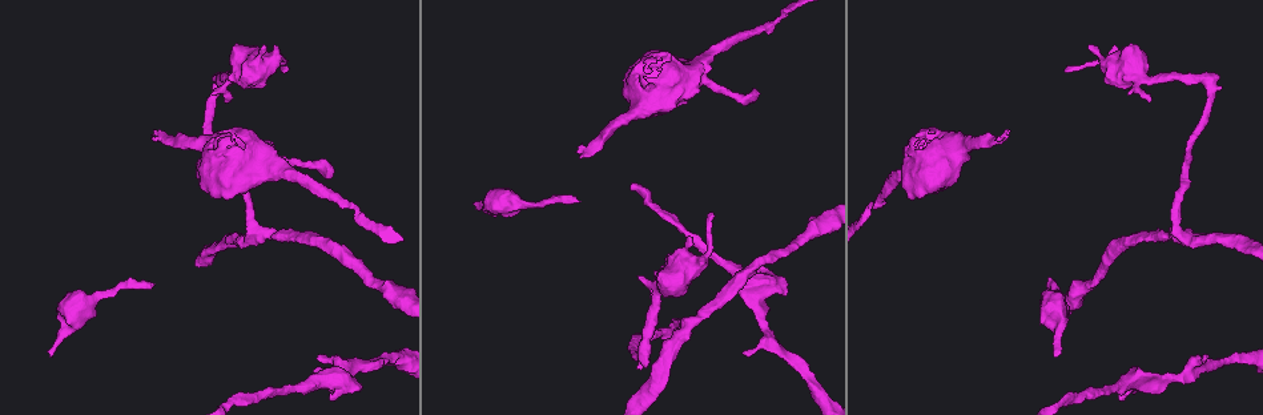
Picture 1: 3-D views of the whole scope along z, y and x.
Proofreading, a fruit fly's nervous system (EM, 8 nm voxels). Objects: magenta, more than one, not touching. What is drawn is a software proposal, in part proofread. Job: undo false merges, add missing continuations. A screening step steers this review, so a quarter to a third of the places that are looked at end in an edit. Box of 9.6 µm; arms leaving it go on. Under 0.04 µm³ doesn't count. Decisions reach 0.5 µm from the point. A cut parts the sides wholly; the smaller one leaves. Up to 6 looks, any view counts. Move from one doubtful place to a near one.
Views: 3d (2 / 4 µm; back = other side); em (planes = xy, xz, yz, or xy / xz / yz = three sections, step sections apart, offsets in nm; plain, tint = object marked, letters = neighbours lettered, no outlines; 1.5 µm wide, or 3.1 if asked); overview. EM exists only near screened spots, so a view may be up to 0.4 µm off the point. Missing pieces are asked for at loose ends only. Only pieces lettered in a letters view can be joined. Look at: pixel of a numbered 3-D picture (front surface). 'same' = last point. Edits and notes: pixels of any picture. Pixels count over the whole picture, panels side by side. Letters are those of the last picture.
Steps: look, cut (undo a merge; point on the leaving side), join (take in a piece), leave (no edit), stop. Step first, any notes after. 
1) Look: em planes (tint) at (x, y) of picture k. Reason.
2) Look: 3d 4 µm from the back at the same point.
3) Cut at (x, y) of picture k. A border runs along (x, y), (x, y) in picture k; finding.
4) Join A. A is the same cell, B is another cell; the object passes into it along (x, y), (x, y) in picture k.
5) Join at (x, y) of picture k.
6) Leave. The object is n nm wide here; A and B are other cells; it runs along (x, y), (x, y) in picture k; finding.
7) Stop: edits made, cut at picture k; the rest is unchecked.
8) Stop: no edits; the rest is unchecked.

Look: 3d 2 µm at (155, 130) of picture 1. Branch stops here.

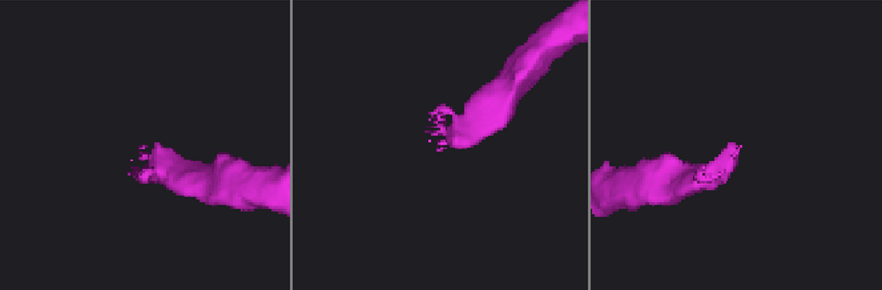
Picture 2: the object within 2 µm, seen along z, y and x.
Look: em planes (letters) at (739, 147) of picture 2.

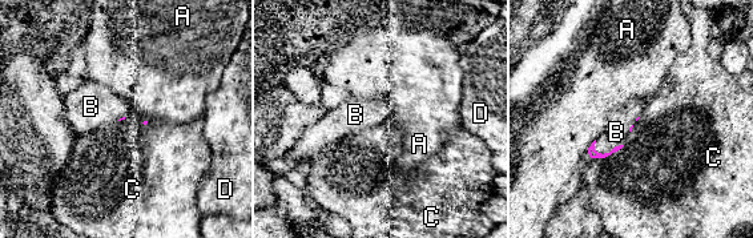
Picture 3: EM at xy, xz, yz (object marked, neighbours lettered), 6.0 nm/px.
Join B. B is the same cell, A, C and D are other cells; the cell continues.

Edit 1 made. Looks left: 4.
Look: 3d 4 µm at (644, 100) of picture 1.

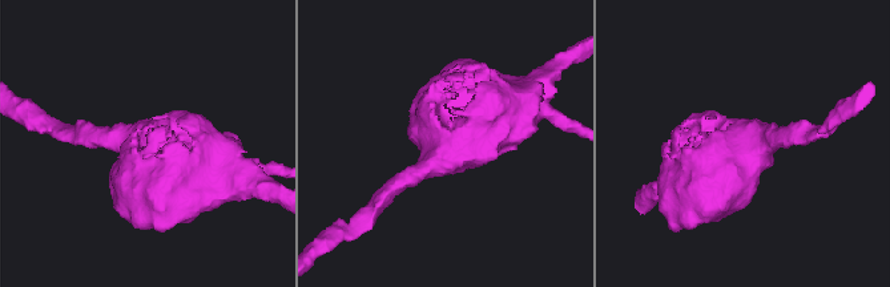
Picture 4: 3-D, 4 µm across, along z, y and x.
Look: em xy step 4 (tint) at (442, 144) of picture 4.

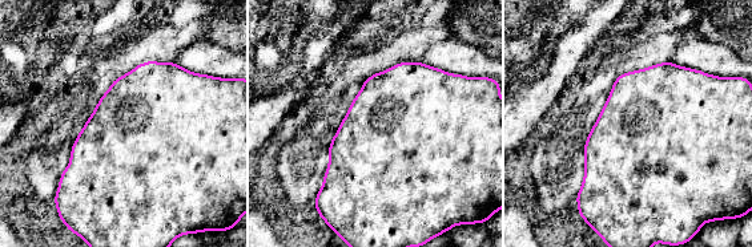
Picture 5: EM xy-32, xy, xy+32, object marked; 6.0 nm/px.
Look: em planes (letters) at the same point.

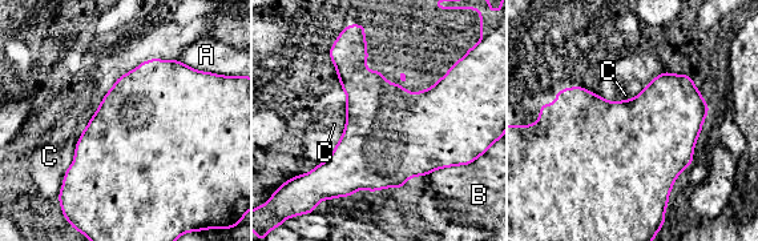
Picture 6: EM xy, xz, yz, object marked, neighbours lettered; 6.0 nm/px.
Leave. A, B and C are other cells; a border runs along (101, 101), (77, 140), (60, 187) in picture 6; continuous, no second cell.

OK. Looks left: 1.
Look: em planes (letters) at (1055, 355) of picture 1. Branch stops here.

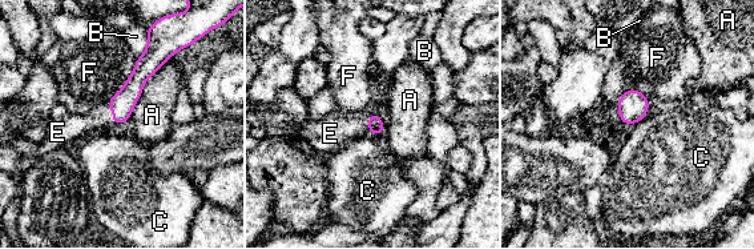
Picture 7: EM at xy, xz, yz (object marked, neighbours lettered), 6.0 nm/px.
Join E. The object is 90 nm wide here; E is the same cell, A, B, C and F are other cells; the object passes into it along (123, 103), (113, 115), (100, 119) in picture 7; it goes on there.

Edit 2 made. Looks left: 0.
Stop: edits made, join at picture 3, join at picture 7; the rest is unchecked.

